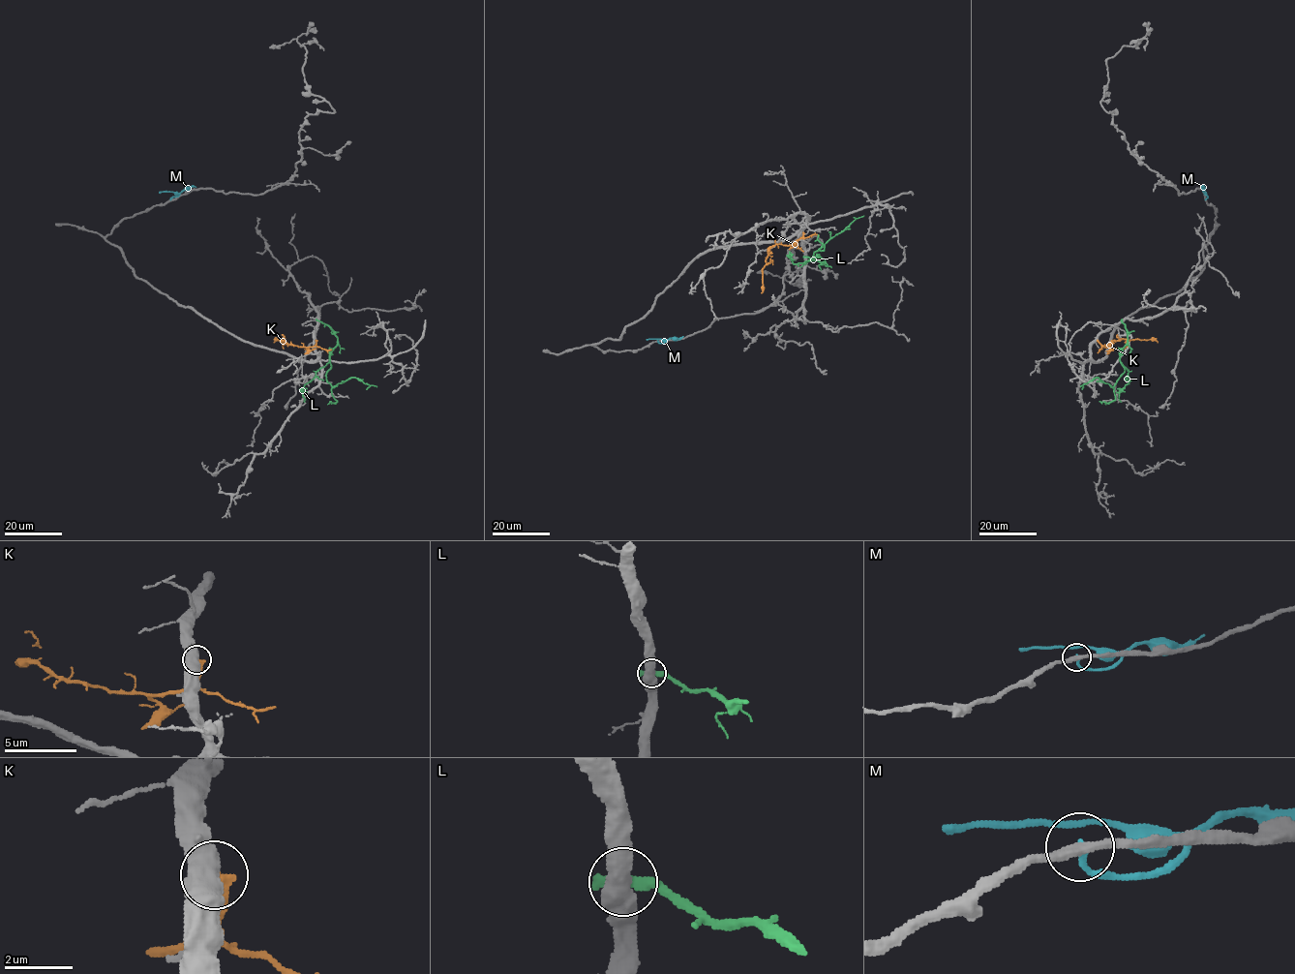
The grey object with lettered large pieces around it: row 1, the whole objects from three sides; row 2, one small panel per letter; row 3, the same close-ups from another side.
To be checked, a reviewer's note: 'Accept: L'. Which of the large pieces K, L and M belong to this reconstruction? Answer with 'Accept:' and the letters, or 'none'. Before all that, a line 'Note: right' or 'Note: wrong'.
Note: wrong
Accept: K

